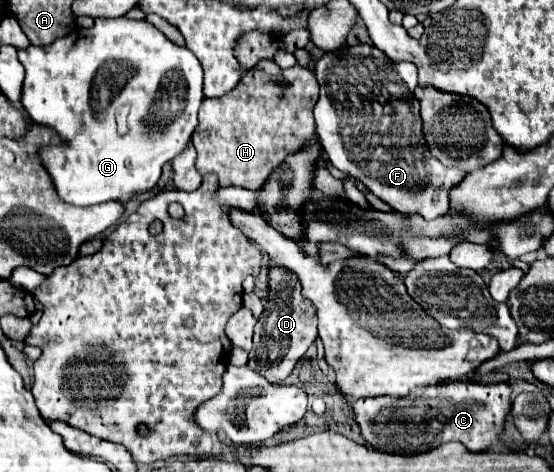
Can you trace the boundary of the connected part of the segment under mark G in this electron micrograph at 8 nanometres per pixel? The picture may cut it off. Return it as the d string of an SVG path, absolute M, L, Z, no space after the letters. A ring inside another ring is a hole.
M128 17L96 19L88 29L88 35L76 31L46 47L28 45L26 49L18 49L18 59L26 69L20 103L34 123L52 127L60 137L60 145L40 147L40 159L52 177L60 199L70 205L90 207L106 201L124 203L150 191L160 179L162 165L172 161L186 149L186 145L190 145L190 137L198 127L198 109L204 99L202 65L188 47L172 43L148 21L134 21ZM125 105L130 106L127 129L125 133L120 133L117 115Z

